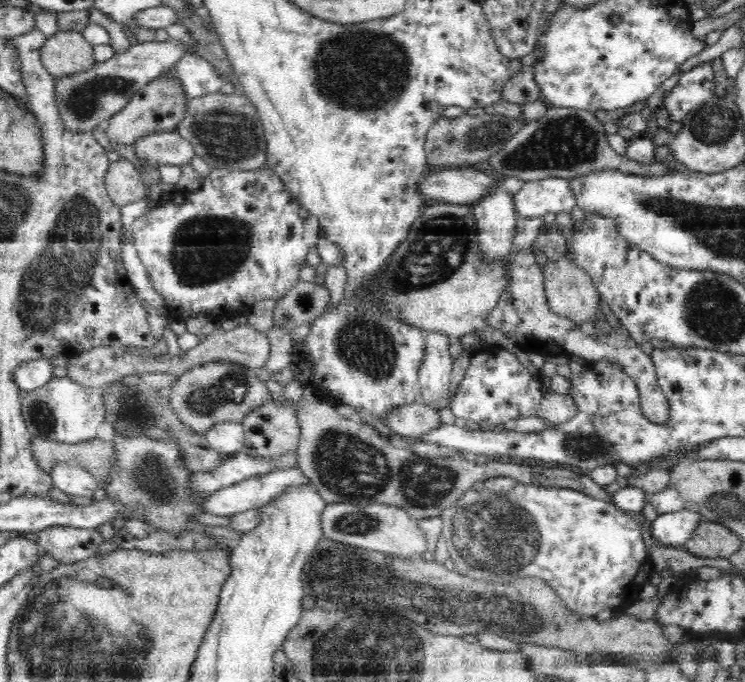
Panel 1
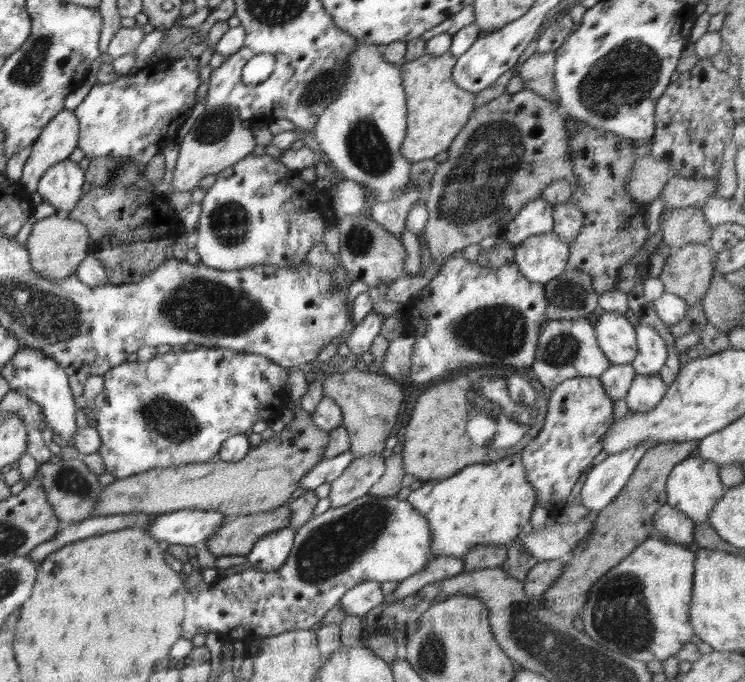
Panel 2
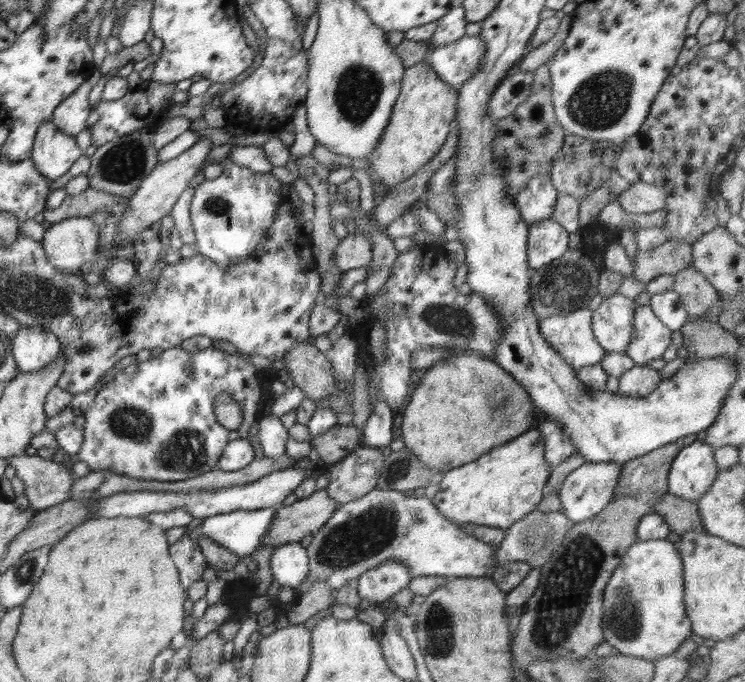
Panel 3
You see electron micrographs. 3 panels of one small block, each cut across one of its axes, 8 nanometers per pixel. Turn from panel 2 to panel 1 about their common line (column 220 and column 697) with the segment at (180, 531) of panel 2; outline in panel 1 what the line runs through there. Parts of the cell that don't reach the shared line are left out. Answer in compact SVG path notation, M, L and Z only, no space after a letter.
M686 508L661 514L651 522L651 535L659 544L681 547L702 521L701 514Z

